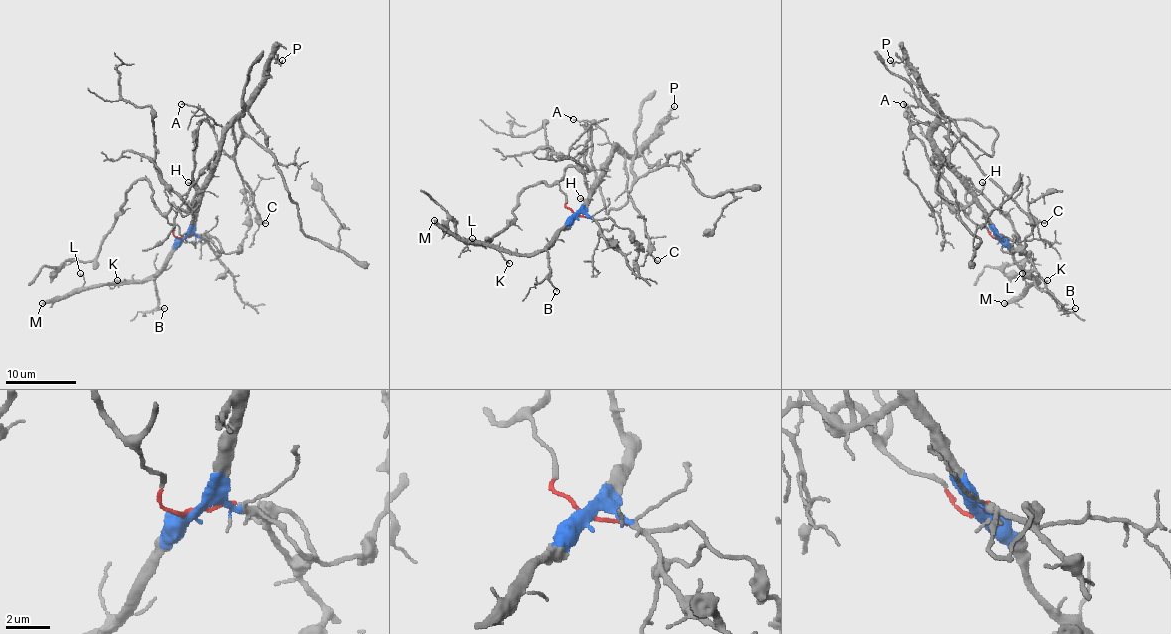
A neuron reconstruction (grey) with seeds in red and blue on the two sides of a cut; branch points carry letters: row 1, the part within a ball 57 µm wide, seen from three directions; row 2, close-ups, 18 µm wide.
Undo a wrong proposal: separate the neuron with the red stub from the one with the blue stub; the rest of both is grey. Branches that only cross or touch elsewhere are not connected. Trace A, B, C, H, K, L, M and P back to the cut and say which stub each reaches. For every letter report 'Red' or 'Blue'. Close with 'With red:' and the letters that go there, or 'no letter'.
A: Blue
B: Blue
C: Blue
H: Blue
K: Blue
L: Blue
M: Blue
P: Blue
With red: no letter

